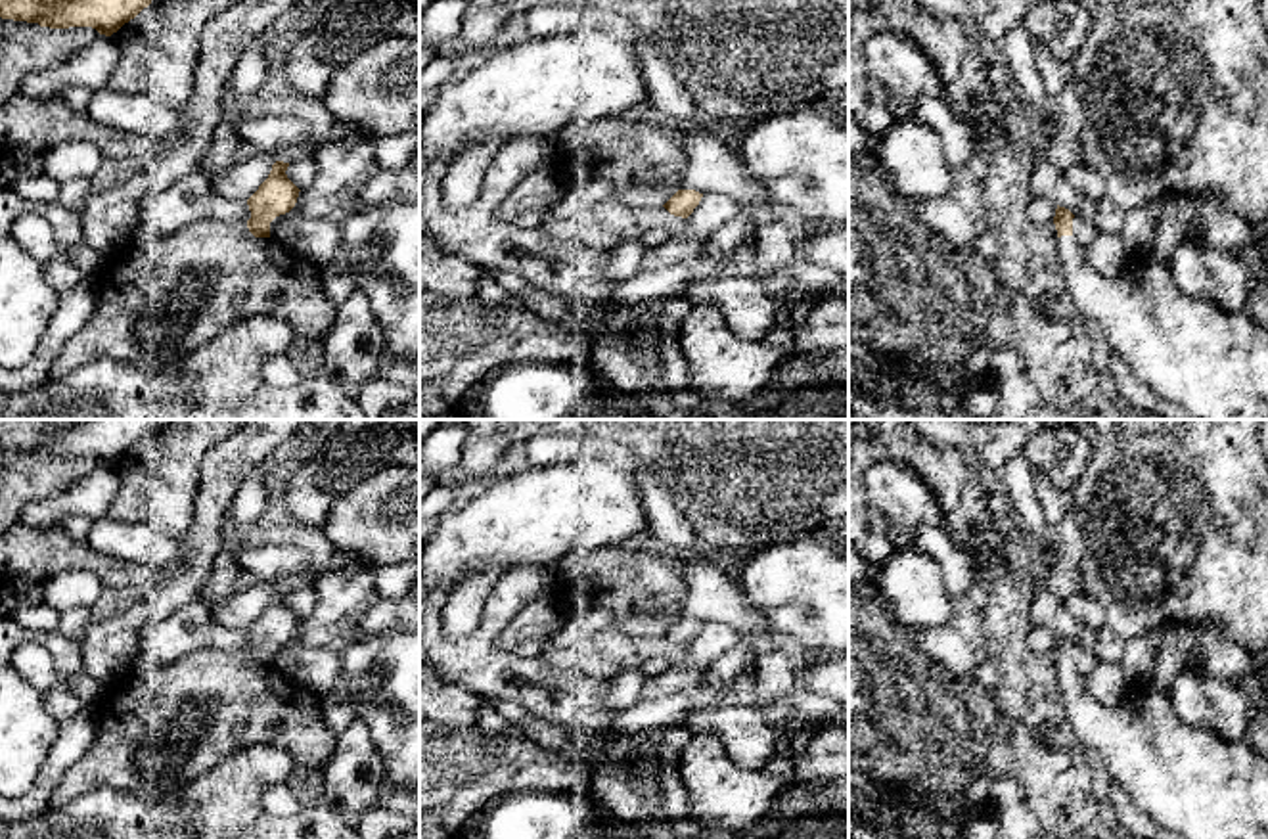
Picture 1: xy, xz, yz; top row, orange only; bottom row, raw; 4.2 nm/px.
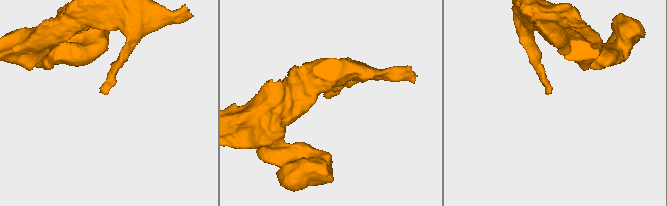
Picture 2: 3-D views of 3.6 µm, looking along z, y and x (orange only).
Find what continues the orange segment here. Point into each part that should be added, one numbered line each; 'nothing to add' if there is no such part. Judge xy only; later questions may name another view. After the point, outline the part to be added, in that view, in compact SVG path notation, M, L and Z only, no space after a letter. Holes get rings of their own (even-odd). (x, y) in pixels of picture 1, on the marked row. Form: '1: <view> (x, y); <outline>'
nothing to add

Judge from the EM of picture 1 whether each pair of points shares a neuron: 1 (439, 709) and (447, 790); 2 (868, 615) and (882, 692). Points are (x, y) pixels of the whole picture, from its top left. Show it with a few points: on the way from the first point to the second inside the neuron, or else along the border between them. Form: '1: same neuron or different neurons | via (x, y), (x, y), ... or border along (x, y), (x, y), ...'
1: different neurons | border along (439, 721), (451, 726), (475, 725)
2: same neuron | via (868, 634), (872, 640), (872, 673)

